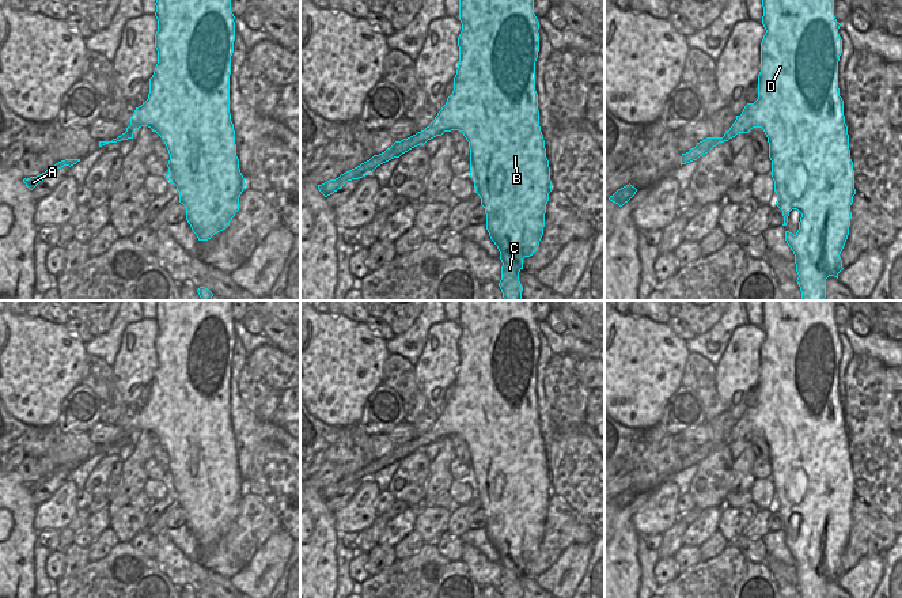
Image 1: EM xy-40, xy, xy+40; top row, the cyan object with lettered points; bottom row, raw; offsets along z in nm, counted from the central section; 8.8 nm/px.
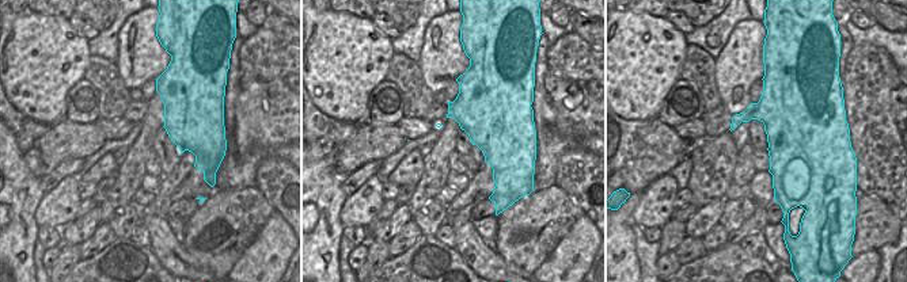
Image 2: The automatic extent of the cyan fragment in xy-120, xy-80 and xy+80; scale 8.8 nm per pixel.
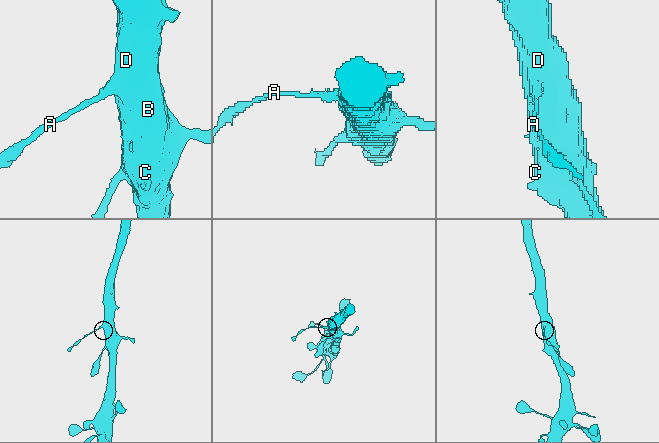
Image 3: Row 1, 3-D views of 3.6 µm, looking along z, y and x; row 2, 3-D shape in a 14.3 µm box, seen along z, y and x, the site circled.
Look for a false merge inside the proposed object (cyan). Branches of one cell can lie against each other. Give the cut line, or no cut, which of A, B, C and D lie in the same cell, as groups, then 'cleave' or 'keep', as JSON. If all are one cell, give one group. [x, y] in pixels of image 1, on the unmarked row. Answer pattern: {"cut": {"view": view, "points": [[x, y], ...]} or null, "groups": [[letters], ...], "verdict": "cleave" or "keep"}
{"cut": {"view": "xy", "points": [[415, 439], [424, 447]]}, "groups": [["A"], ["B", "C", "D"]], "verdict": "cleave"}

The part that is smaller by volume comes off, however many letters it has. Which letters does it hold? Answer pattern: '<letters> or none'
A

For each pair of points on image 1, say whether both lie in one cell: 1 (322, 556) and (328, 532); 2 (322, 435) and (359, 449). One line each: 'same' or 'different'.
1: same
2: same

